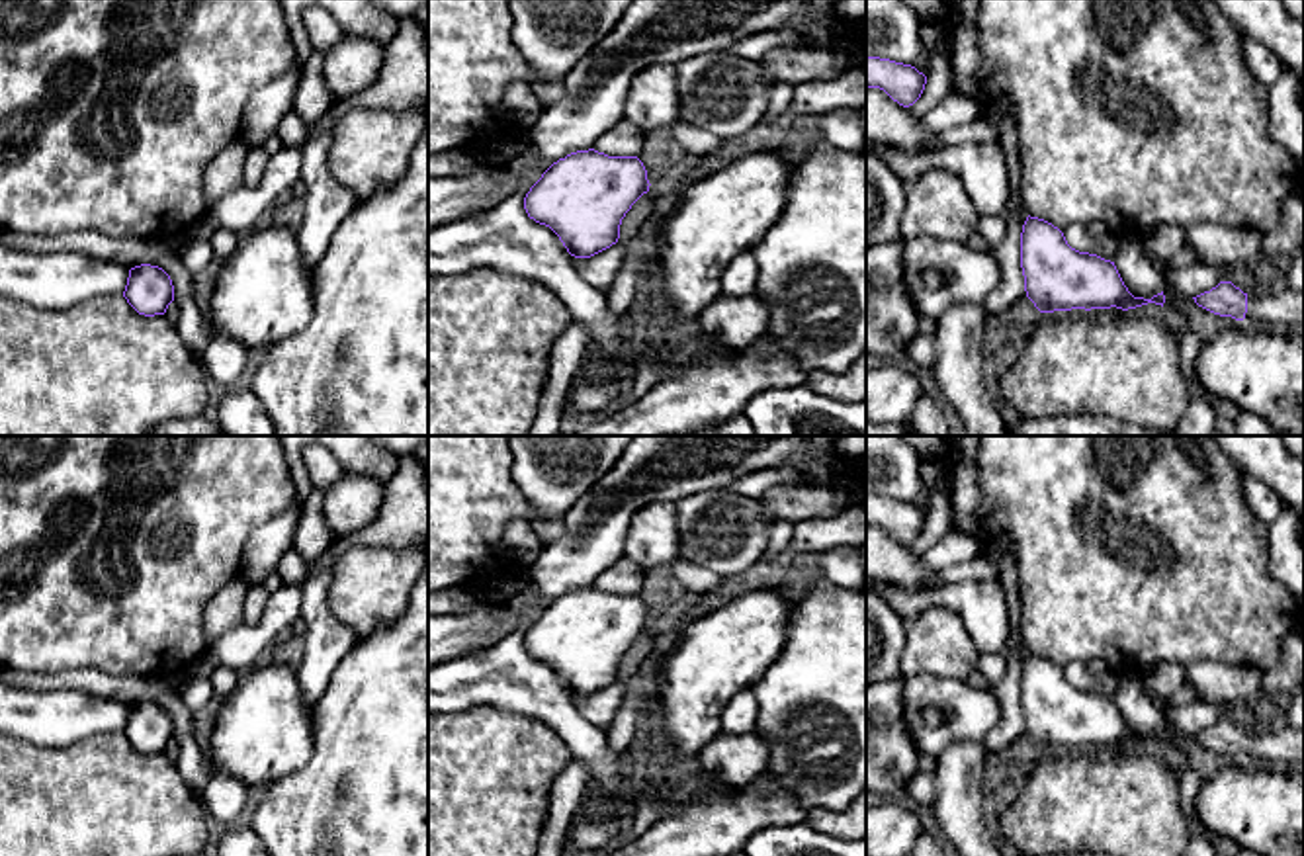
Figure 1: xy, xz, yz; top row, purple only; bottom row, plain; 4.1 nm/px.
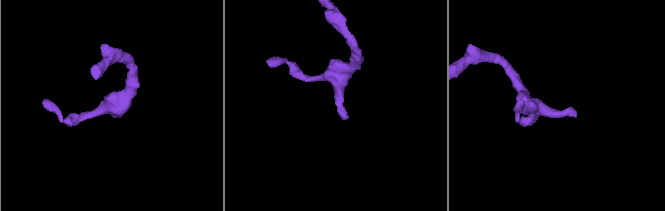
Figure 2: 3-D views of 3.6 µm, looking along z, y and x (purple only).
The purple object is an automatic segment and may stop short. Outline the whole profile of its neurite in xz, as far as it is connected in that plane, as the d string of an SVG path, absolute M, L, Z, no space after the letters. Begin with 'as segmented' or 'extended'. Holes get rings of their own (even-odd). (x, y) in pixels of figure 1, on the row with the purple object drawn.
as segmented | M577 150L542 174L524 209L549 227L571 256L590 258L618 242L622 219L649 186L637 156Z

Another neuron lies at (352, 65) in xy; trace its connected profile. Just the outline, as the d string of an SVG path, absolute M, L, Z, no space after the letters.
M340 29L336 43L325 55L323 78L338 102L360 102L381 76L383 59L383 43Z

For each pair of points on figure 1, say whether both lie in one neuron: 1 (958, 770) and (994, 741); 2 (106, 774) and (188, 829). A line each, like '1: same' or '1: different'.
1: different
2: same

